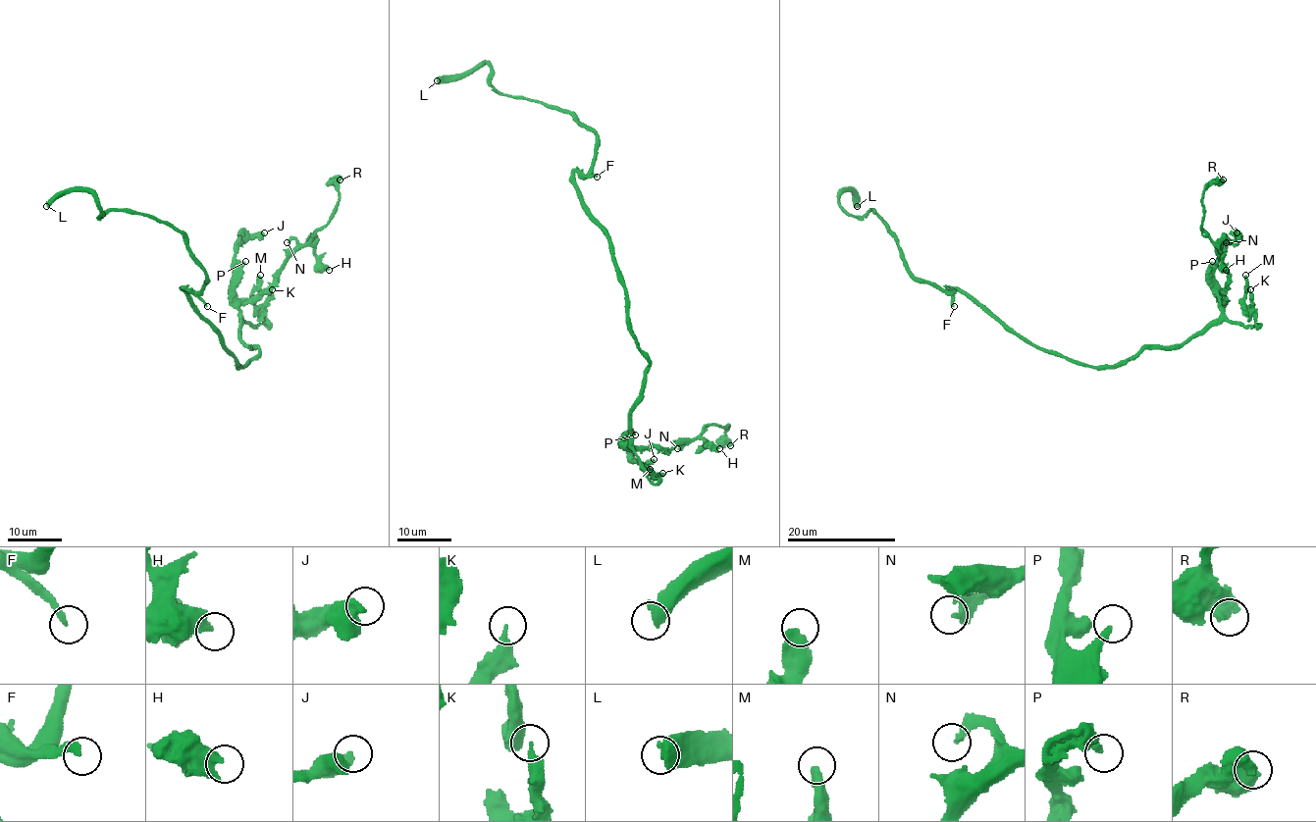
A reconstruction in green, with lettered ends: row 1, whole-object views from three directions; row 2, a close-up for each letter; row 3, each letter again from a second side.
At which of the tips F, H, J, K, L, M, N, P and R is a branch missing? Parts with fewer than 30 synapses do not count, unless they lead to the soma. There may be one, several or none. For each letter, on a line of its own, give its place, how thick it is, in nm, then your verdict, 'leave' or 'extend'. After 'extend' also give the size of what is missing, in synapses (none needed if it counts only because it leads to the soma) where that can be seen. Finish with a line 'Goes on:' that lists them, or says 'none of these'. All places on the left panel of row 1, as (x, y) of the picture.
F: place (207, 306); calibre 280 nm; leave
H: place (329, 270); calibre 550 nm; leave
J: place (264, 232); calibre 600 nm; leave
K: place (272, 289); calibre 320 nm; leave
L: place (46, 206); calibre 700 nm; leave
M: place (260, 275); calibre 460 nm; leave
N: place (287, 242); calibre 320 nm; extend; 160 synapses
P: place (245, 261); calibre 240 nm; leave
R: place (340, 179); calibre 600 nm; extend; 70 synapses
Goes on: N, R

